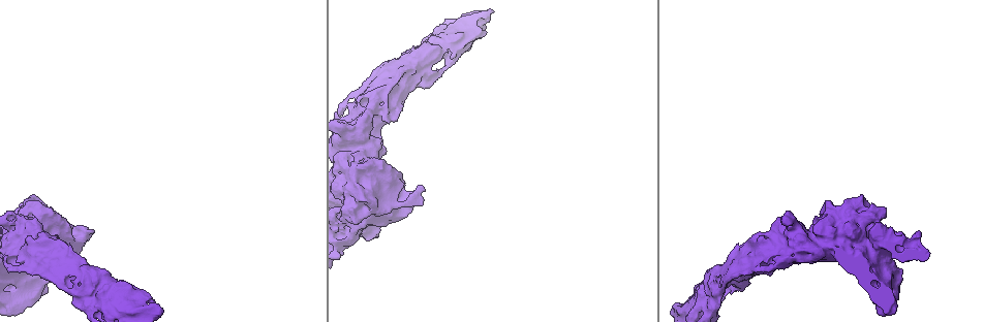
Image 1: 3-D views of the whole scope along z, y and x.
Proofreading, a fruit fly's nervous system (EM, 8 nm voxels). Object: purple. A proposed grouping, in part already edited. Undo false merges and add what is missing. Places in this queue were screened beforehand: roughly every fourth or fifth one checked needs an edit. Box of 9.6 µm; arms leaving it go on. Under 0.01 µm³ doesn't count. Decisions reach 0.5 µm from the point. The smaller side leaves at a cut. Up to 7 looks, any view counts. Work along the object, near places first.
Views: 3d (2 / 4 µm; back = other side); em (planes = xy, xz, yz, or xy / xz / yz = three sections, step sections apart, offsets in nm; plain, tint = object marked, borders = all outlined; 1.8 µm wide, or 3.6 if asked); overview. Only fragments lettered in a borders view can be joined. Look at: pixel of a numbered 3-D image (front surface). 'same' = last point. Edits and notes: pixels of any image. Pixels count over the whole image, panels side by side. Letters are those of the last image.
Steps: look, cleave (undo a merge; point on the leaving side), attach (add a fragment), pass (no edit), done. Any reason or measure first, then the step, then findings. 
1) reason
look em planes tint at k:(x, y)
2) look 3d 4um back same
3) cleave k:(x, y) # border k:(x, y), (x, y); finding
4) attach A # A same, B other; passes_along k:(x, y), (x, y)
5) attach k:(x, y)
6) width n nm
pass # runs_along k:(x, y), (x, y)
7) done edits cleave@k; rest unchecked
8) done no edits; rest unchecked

thick end
look 3d 4um at 1:(55, 234)

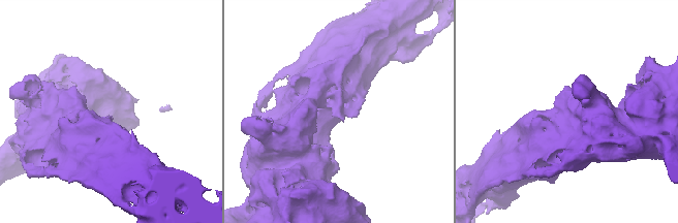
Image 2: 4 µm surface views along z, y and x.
look em 3.6um xz step 4 borders at 2:(342, 120)

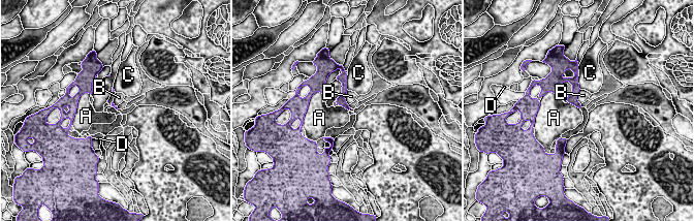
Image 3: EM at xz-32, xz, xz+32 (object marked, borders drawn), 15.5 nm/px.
pass # A other, B other, C other, D other; border 3:(567, 101), (579, 109); no lettered fragment goes on from it

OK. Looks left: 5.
sharp bend
look 3d 4um at 1:(844, 234)

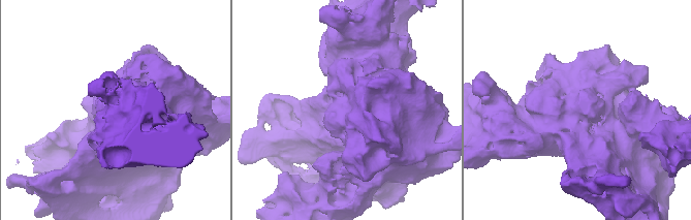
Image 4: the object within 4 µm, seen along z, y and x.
now the EM
look em 3.6um planes borders at 4:(573, 110)

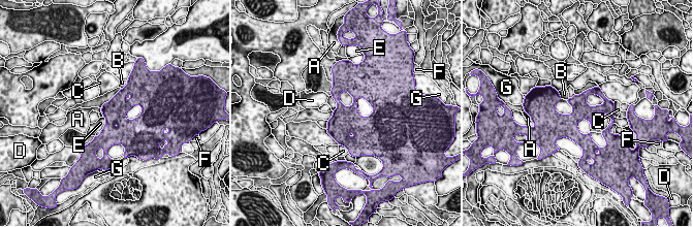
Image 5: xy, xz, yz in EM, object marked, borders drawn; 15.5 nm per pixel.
width 280 nm
pass # A other, B other, C other, D other, E other, F other, G other; one cell here

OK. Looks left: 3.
four or more arms meet
look 3d 4um back at 1:(417, 66)

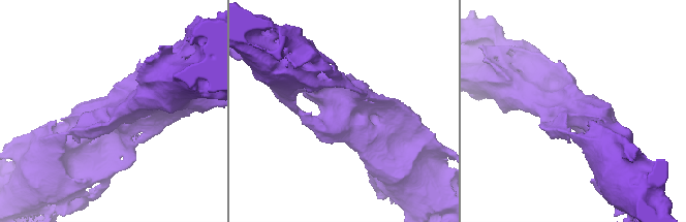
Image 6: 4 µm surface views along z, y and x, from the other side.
shape alone is not enough
look em 3.6um xy step 4 tint at 6:(340, 107)

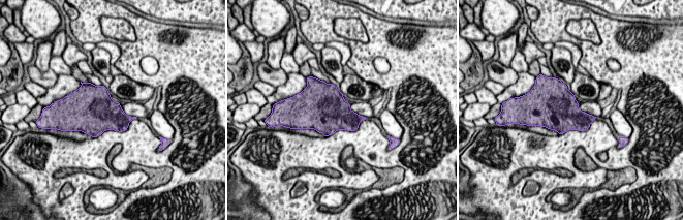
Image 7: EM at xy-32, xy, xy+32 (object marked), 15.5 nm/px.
look em 3.6um planes borders same

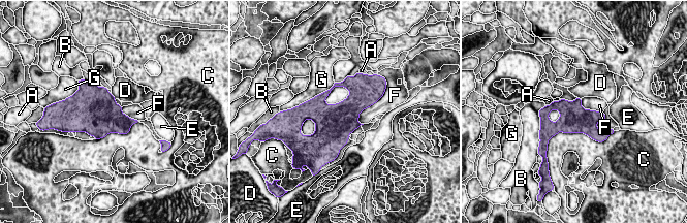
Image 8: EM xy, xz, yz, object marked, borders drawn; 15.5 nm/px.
longest_contact C 800 nm
pass # A other, B other, C other, D other, E other, F other, G other; all the same cell

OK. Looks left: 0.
done no edits; rest unchecked

